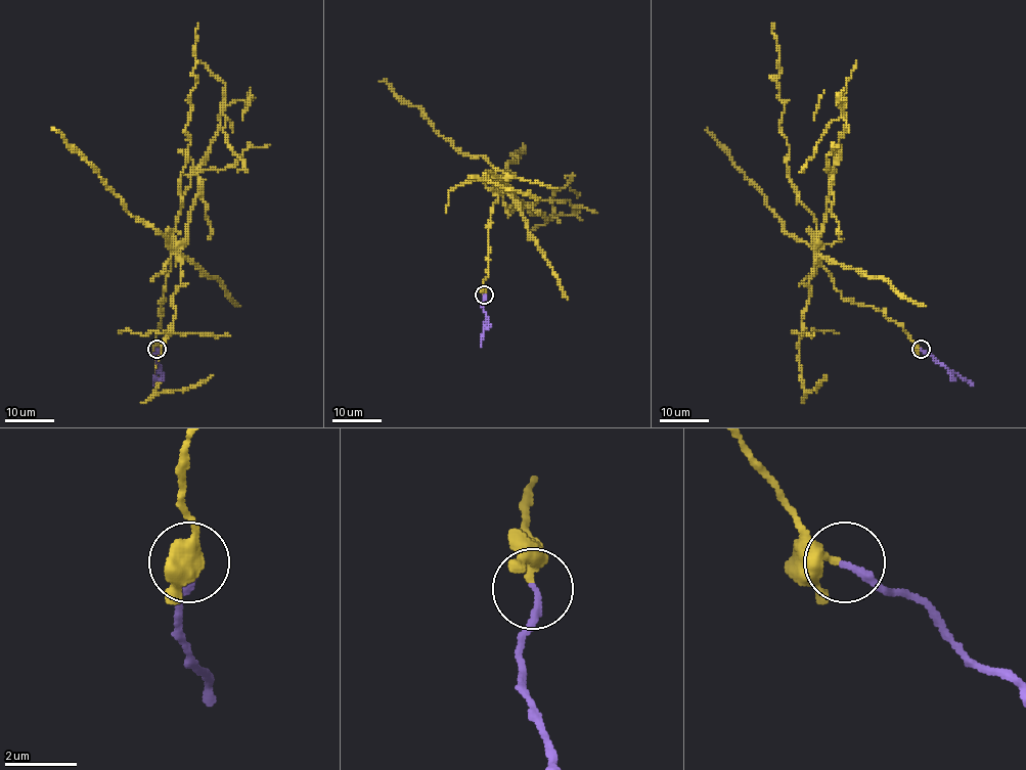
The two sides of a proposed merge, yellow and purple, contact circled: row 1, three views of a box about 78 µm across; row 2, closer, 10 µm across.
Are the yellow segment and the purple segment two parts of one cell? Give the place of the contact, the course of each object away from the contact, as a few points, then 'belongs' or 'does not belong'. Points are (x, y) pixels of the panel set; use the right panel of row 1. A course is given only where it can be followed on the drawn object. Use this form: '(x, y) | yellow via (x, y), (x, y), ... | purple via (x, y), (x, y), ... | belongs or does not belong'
(921, 349) | yellow via (920, 349), (882, 312), (847, 302), (822, 264), (815, 220), (789, 178), (774, 23) | purple via (920, 349), (973, 384) | does not belong

